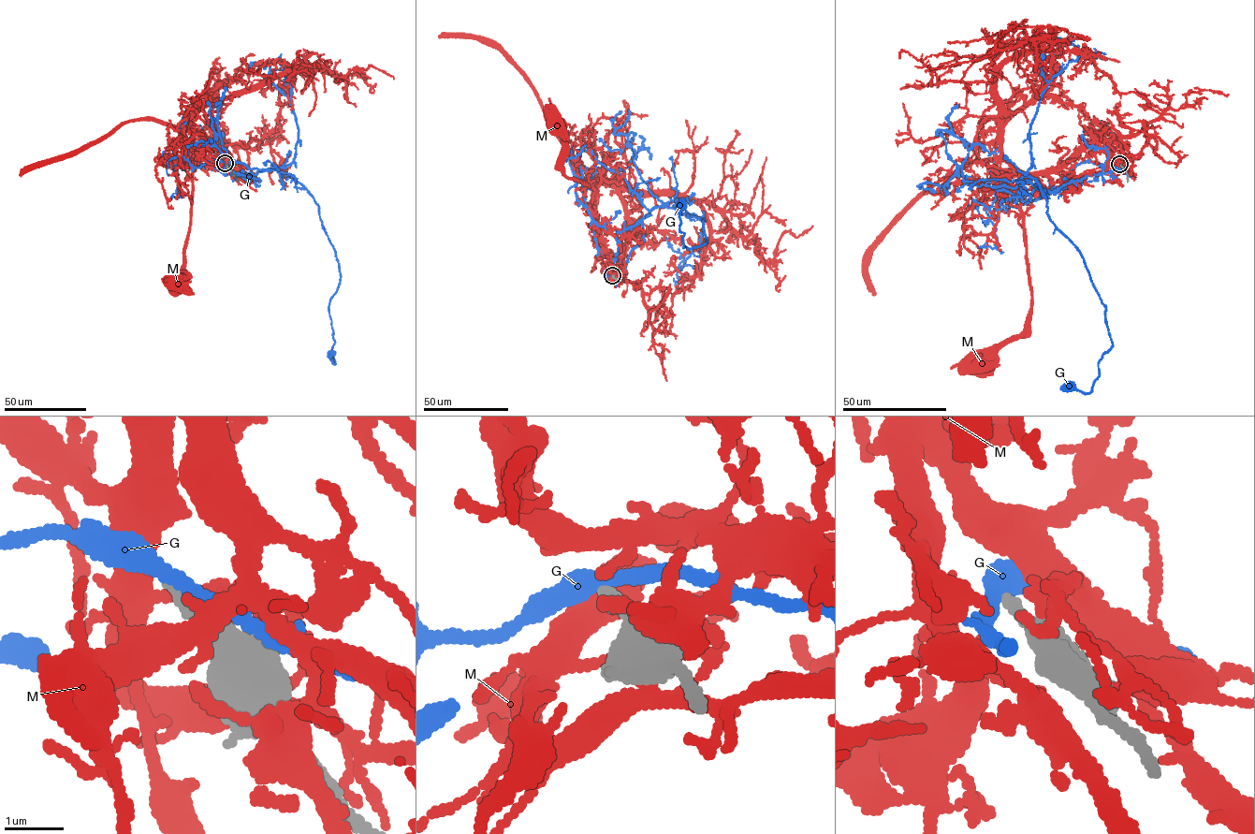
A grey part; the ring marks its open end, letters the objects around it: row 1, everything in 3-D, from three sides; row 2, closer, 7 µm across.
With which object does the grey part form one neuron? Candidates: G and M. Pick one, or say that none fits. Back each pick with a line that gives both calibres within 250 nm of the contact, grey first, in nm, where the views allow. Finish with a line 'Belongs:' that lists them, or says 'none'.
Belongs: none

